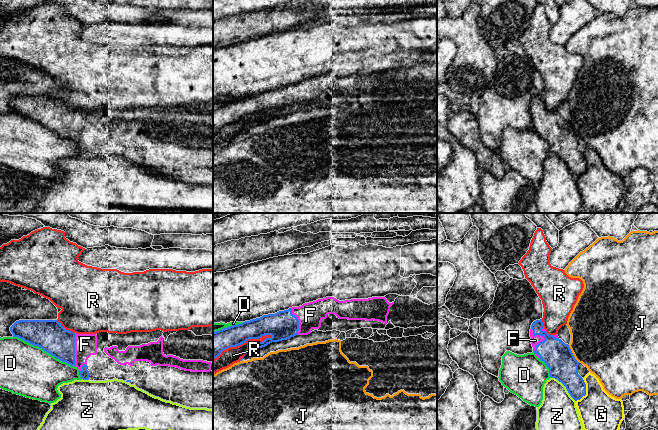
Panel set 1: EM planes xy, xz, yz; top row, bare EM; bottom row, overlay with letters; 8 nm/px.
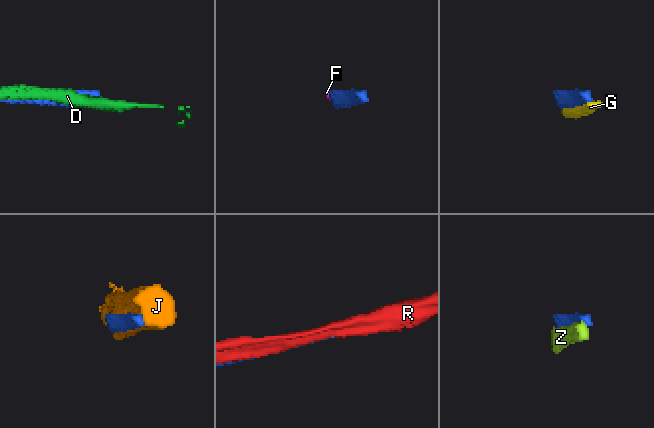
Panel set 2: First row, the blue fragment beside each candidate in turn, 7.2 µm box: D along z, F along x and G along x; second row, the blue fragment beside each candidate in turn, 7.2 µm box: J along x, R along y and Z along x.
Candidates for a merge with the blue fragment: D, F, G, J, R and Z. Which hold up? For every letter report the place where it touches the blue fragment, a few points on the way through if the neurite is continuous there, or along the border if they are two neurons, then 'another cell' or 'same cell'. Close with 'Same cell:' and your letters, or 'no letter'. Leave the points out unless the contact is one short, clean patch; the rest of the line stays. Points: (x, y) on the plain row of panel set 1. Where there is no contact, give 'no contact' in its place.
D: xy (44, 126) | another cell
F: yz (544, 116) | across yz (557, 131), (544, 116), (535, 116) | same cell
G: yz (585, 167) | another cell
J: yz (572, 130) | another cell
R: xz (242, 119) | another cell
Z: yz (565, 162) | another cell
Same cell: F

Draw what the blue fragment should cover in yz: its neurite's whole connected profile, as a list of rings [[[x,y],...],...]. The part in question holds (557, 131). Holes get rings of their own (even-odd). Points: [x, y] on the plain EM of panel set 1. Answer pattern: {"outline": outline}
{"outline": [[[542,95],[532,99],[530,113],[533,128],[547,141],[550,153],[561,158],[575,177],[585,172],[586,160],[578,150],[579,138],[569,121],[557,110],[549,111],[543,103]]]}

